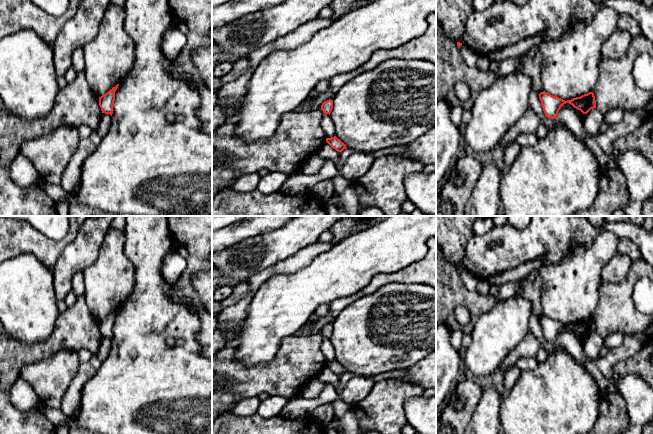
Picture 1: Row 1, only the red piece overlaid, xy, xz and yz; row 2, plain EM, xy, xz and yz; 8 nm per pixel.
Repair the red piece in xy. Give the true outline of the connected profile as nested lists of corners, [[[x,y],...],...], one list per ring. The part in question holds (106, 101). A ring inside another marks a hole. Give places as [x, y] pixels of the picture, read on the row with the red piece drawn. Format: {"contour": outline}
{"contour": [[[119,84],[109,90],[106,94],[99,97],[99,106],[101,108],[102,113],[113,114],[113,104],[115,101],[115,92],[118,88]]]}

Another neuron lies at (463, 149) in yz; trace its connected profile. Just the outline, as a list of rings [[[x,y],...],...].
[[[462,136],[459,141],[458,157],[466,154],[474,155],[474,151],[467,145],[464,137]]]

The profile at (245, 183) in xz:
[[[257,173],[243,174],[235,178],[226,188],[234,193],[247,194],[257,190],[260,177]]]

